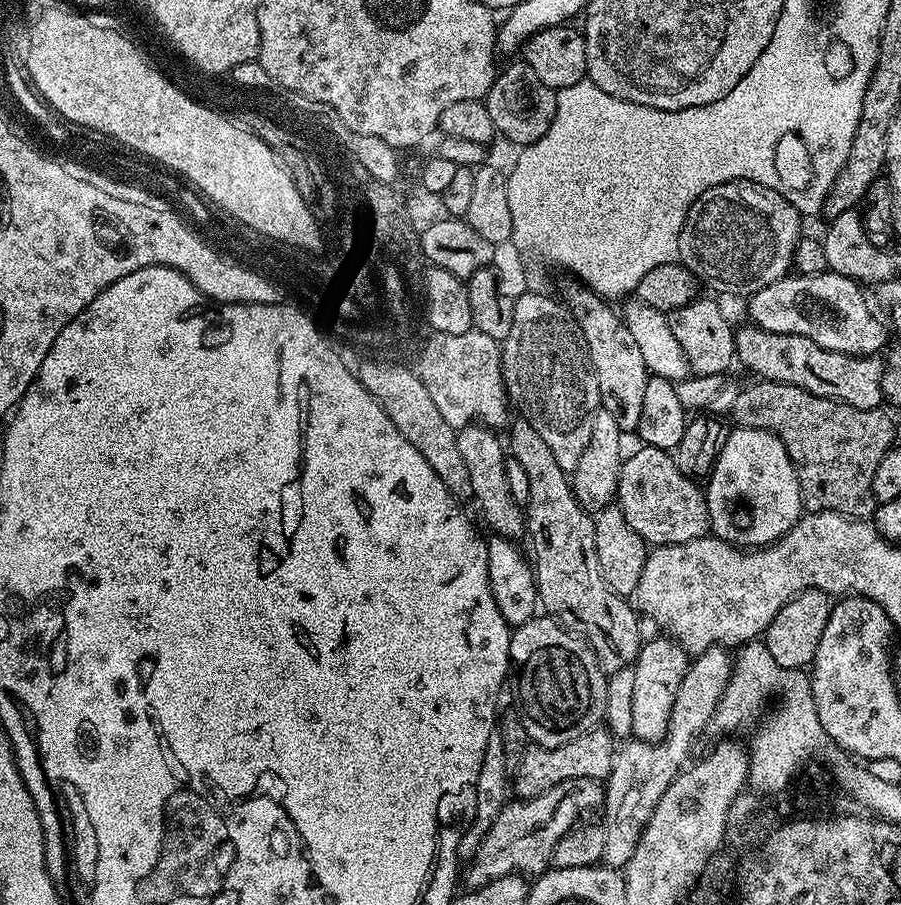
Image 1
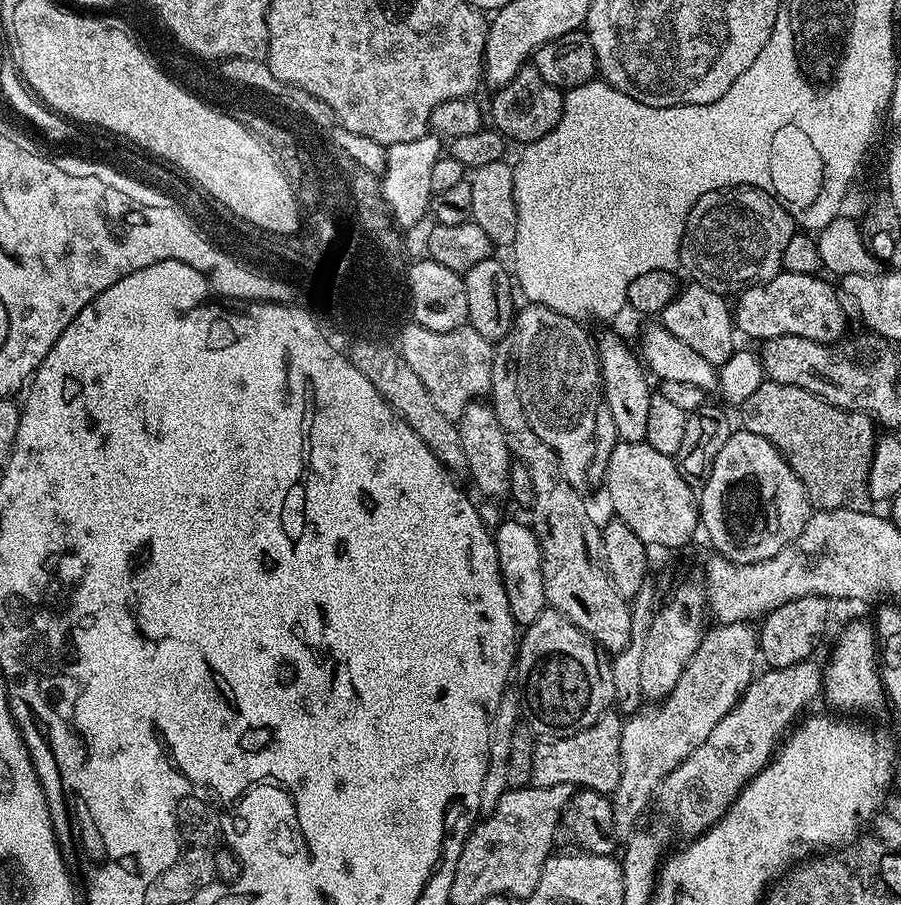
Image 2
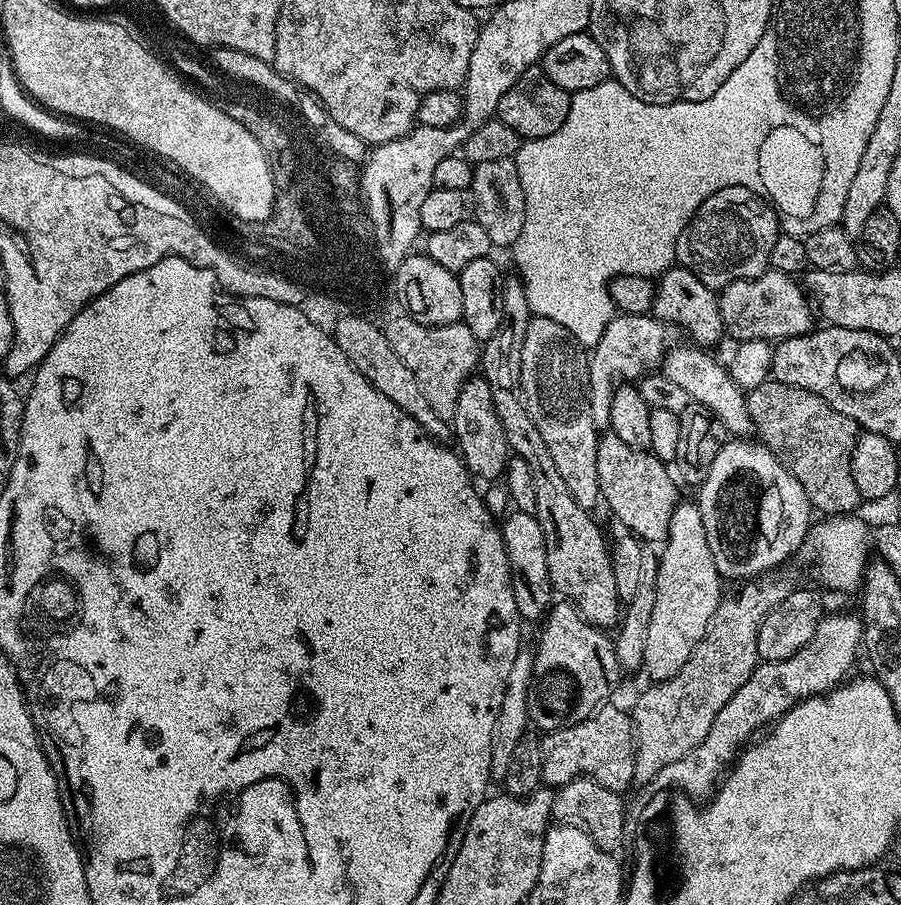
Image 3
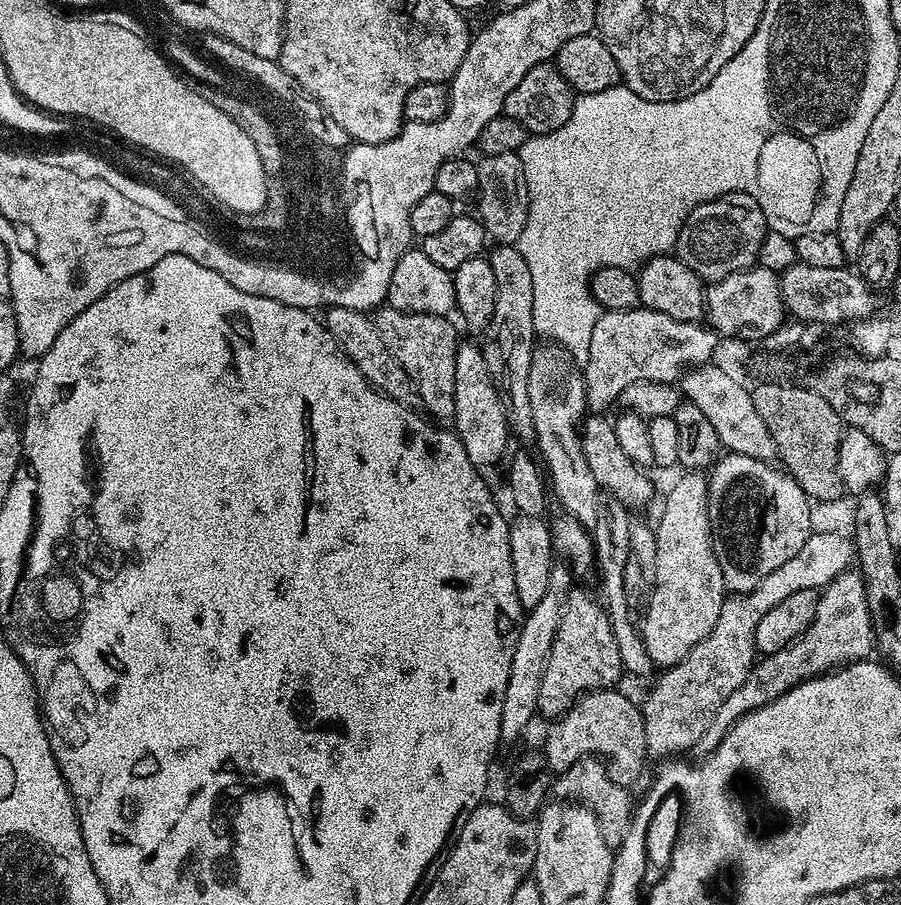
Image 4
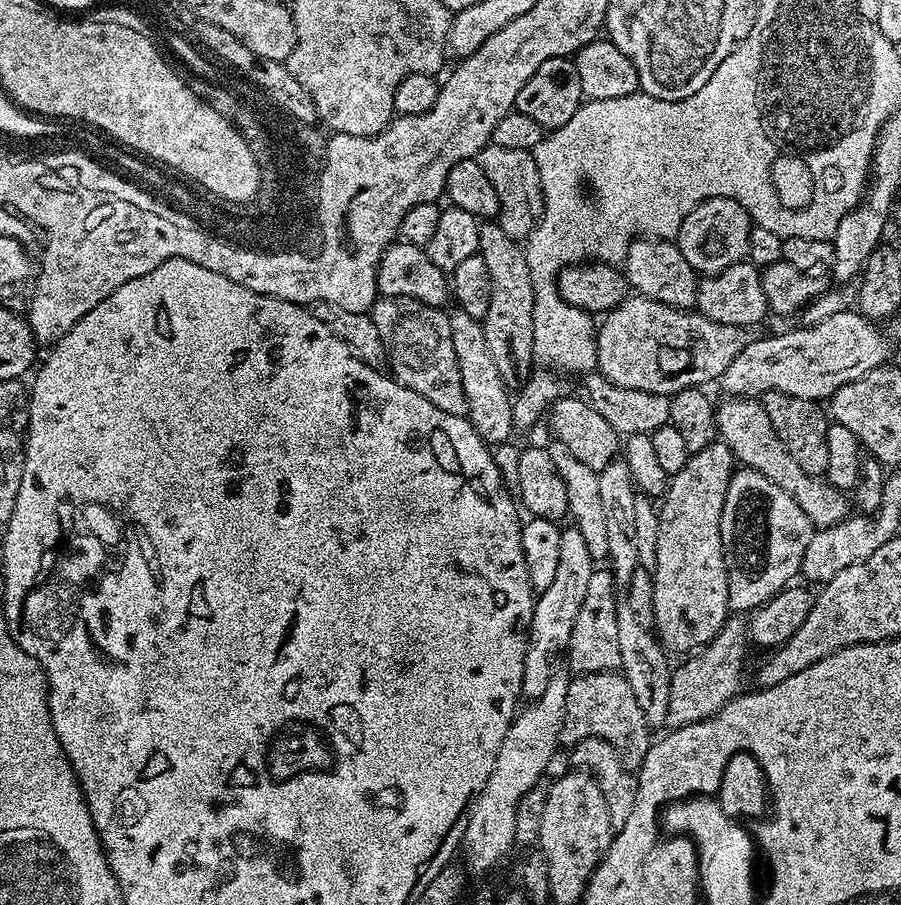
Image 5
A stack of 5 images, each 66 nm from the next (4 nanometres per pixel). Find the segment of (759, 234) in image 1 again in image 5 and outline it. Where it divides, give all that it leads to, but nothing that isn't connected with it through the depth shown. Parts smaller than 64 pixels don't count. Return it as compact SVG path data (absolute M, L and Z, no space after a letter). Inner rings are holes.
M719 196L704 200L683 219L676 243L686 262L699 275L716 275L747 257L753 226L752 217L738 201Z

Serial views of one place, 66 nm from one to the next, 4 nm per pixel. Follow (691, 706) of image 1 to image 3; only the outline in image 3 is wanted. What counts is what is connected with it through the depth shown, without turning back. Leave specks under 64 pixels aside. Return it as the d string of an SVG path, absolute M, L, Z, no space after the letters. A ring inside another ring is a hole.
M760 578L743 585L741 592L721 599L718 610L698 646L674 678L657 681L646 689L630 710L635 746L635 778L639 784L653 783L658 771L676 762L698 746L718 710L734 698L738 686L750 678L758 663L758 626L766 614L793 590L793 581Z

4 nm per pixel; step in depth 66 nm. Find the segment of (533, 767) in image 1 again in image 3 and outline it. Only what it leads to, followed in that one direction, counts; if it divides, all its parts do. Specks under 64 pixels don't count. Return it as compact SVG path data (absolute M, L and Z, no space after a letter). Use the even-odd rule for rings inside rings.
M608 702L574 726L559 728L541 739L542 781L548 786L569 784L580 776L597 780L606 790L627 793L635 778L635 746L632 718L627 711Z

